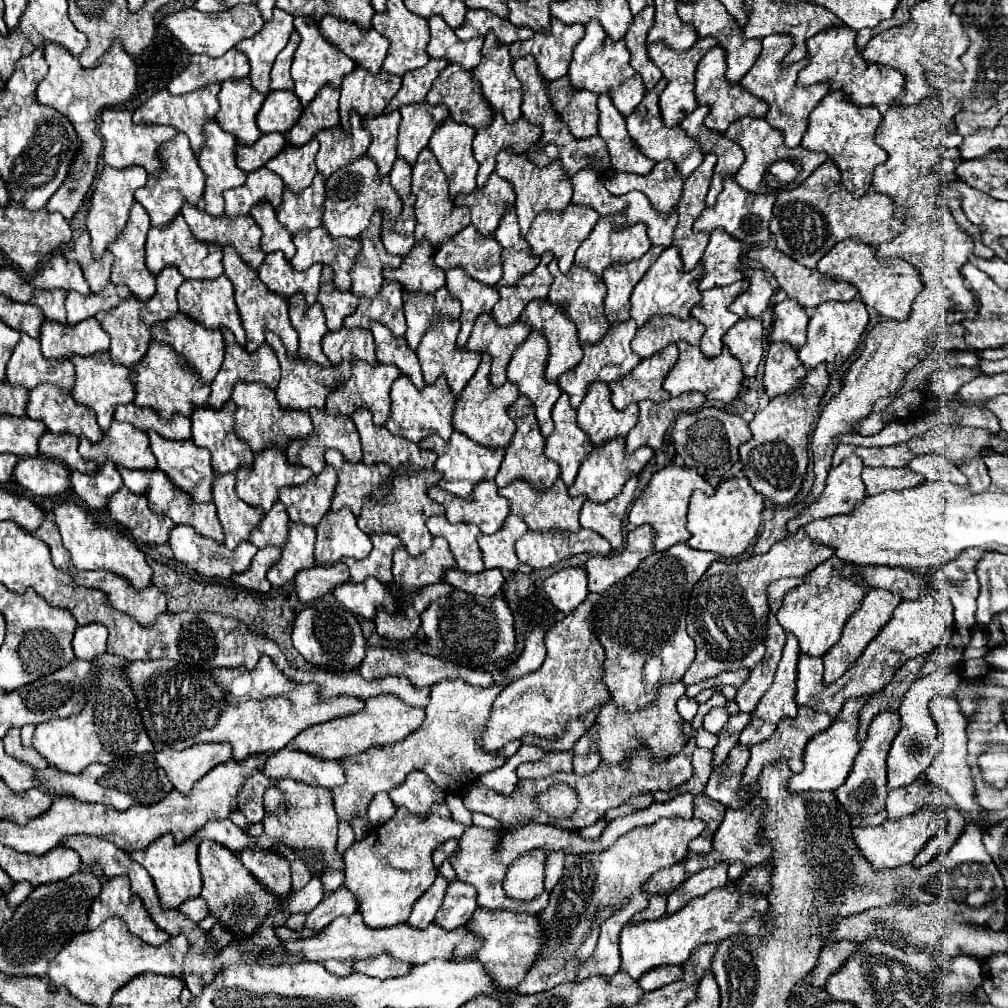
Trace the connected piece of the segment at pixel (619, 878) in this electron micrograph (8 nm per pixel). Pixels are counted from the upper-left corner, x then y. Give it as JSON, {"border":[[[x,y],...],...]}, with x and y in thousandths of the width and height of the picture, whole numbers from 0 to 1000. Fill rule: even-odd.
{"border":[[[657,812],[649,817],[625,823],[623,827],[615,829],[603,843],[581,847],[563,845],[558,871],[546,885],[544,899],[534,907],[540,917],[540,946],[536,946],[536,954],[532,954],[528,962],[524,962],[524,970],[516,974],[512,984],[534,986],[550,980],[556,974],[579,972],[593,966],[611,966],[615,962],[615,921],[623,917],[629,907],[638,904],[645,893],[645,889],[637,885],[639,877],[643,875],[643,871],[647,871],[649,865],[665,861],[667,857],[679,853],[685,833],[692,831],[696,823],[698,815],[692,812]],[[613,897],[617,897],[619,901],[611,903],[603,913],[596,916],[593,937],[587,950],[583,950],[583,954],[571,954],[571,942],[585,926],[587,911],[591,911],[595,901]]]}

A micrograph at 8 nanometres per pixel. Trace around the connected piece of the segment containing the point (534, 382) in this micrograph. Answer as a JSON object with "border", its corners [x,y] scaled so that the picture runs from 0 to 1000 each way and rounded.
{"border":[[[528,327],[524,337],[520,337],[520,341],[516,341],[512,345],[512,351],[508,353],[508,359],[504,363],[504,377],[514,381],[516,389],[522,391],[528,401],[532,403],[532,415],[534,415],[534,421],[536,421],[536,427],[538,427],[538,433],[544,435],[544,431],[548,431],[550,427],[550,419],[548,419],[548,403],[552,401],[552,397],[556,395],[558,387],[554,383],[554,379],[540,379],[540,359],[544,359],[544,341],[542,341],[542,335],[540,331]]]}

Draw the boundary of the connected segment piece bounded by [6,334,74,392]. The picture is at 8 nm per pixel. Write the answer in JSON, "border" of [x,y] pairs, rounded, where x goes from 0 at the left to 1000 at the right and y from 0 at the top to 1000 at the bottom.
{"border":[[[24,331],[14,345],[6,363],[6,377],[12,383],[24,383],[28,387],[38,381],[50,379],[65,389],[73,383],[73,363],[69,357],[48,357],[40,349],[40,337]]]}

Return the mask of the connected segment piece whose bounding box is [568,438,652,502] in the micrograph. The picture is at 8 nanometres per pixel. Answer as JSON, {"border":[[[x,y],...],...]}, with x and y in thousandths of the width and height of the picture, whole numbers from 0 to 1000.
{"border":[[[607,435],[605,438],[599,438],[599,442],[593,442],[587,446],[587,450],[583,450],[583,454],[579,454],[579,460],[573,466],[571,478],[563,484],[565,492],[583,492],[589,498],[603,498],[605,494],[613,492],[619,478],[625,474],[625,470],[633,470],[641,458],[647,454],[647,444],[635,444],[627,450],[619,448],[621,435]]]}

